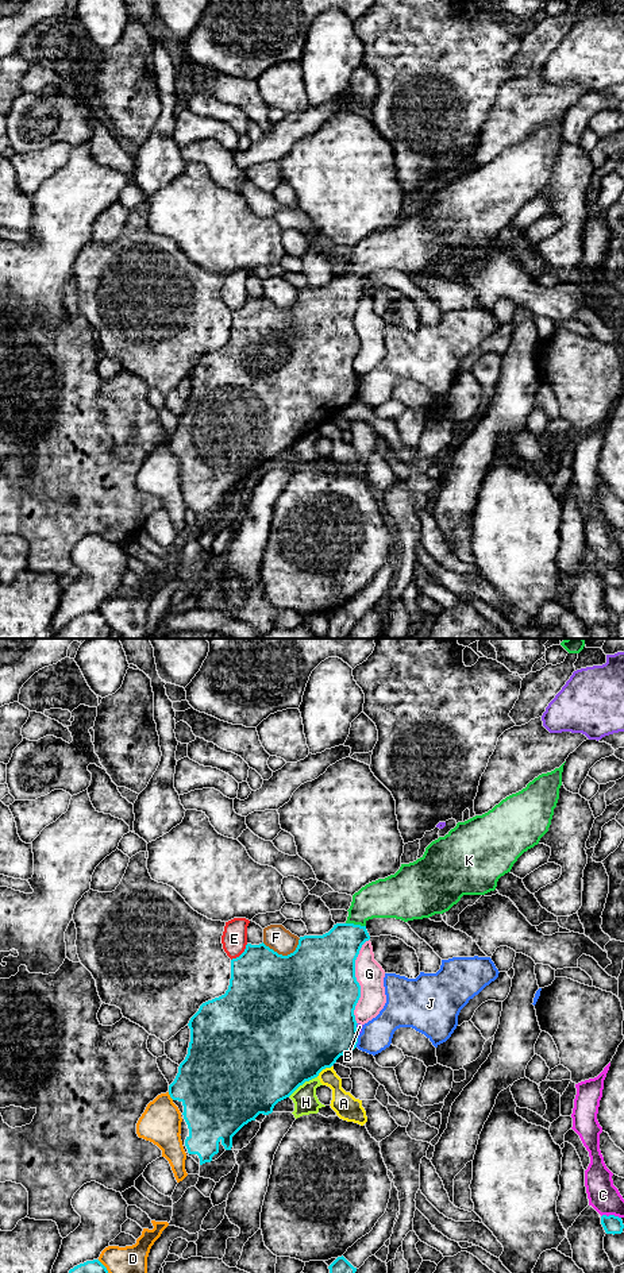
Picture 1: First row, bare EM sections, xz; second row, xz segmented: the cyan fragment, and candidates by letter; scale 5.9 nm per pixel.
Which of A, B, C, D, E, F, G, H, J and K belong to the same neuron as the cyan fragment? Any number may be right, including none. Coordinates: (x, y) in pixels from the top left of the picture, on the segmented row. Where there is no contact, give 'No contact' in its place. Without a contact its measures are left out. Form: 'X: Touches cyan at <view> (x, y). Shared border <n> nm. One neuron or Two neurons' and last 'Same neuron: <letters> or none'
A: Touches cyan at xz (323, 1068). Shared border 120 nm. Two neurons
B: Touches cyan at xz (355, 1029). Shared border 70 nm. Two neurons
C: Touches cyan at xz (611, 1215). Shared border 120 nm. Two neurons
D: Touches cyan at xz (170, 1096). Shared border 60 nm. Two neurons
E: Touches cyan at xz (242, 953). Shared border 140 nm. Two neurons
F: Touches cyan at xz (284, 956). Shared border 240 nm. Two neurons
G: Touches cyan at xz (357, 982). Shared border 500 nm. Two neurons
H: Touches cyan at xz (301, 1084). Shared border 220 nm. Two neurons
J: Touches cyan at xz (357, 1041). Shared border 70 nm. Two neurons
K: Touches cyan at xz (355, 925). Shared border 120 nm. One neuron
Same neuron: K

